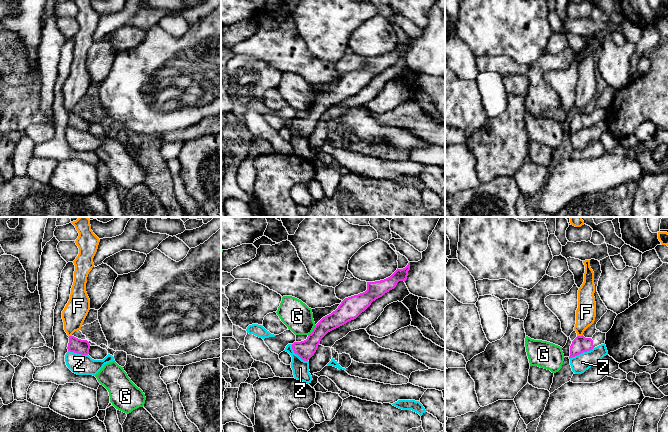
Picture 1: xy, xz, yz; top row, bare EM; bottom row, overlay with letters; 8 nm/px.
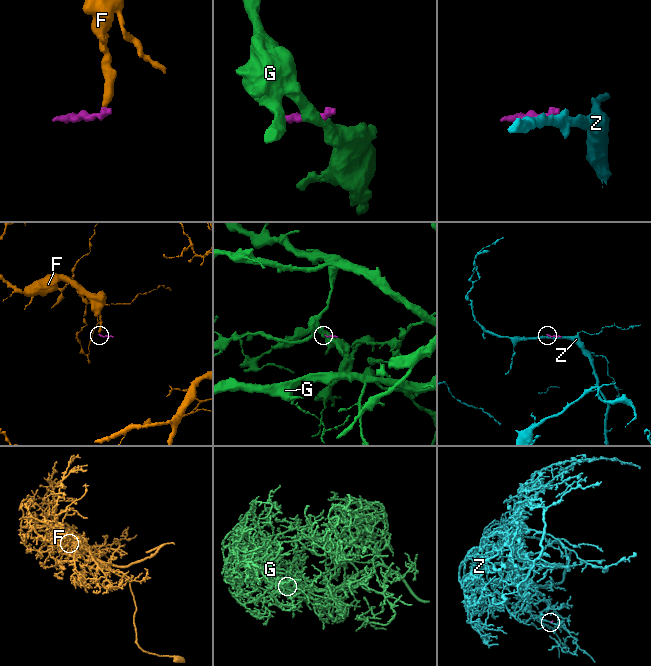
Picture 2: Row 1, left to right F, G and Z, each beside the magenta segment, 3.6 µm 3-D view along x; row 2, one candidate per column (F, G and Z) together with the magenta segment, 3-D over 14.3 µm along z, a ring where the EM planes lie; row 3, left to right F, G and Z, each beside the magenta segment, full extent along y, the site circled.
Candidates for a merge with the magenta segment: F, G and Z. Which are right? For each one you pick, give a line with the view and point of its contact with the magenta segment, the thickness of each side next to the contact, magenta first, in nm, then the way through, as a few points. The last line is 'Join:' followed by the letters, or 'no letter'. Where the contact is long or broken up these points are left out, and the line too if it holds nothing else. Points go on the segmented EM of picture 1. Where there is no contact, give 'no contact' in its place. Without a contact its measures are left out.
F: meets magenta in yz at (579, 336); 140 nm thick on the magenta side, 160 nm on the other
Join: F

